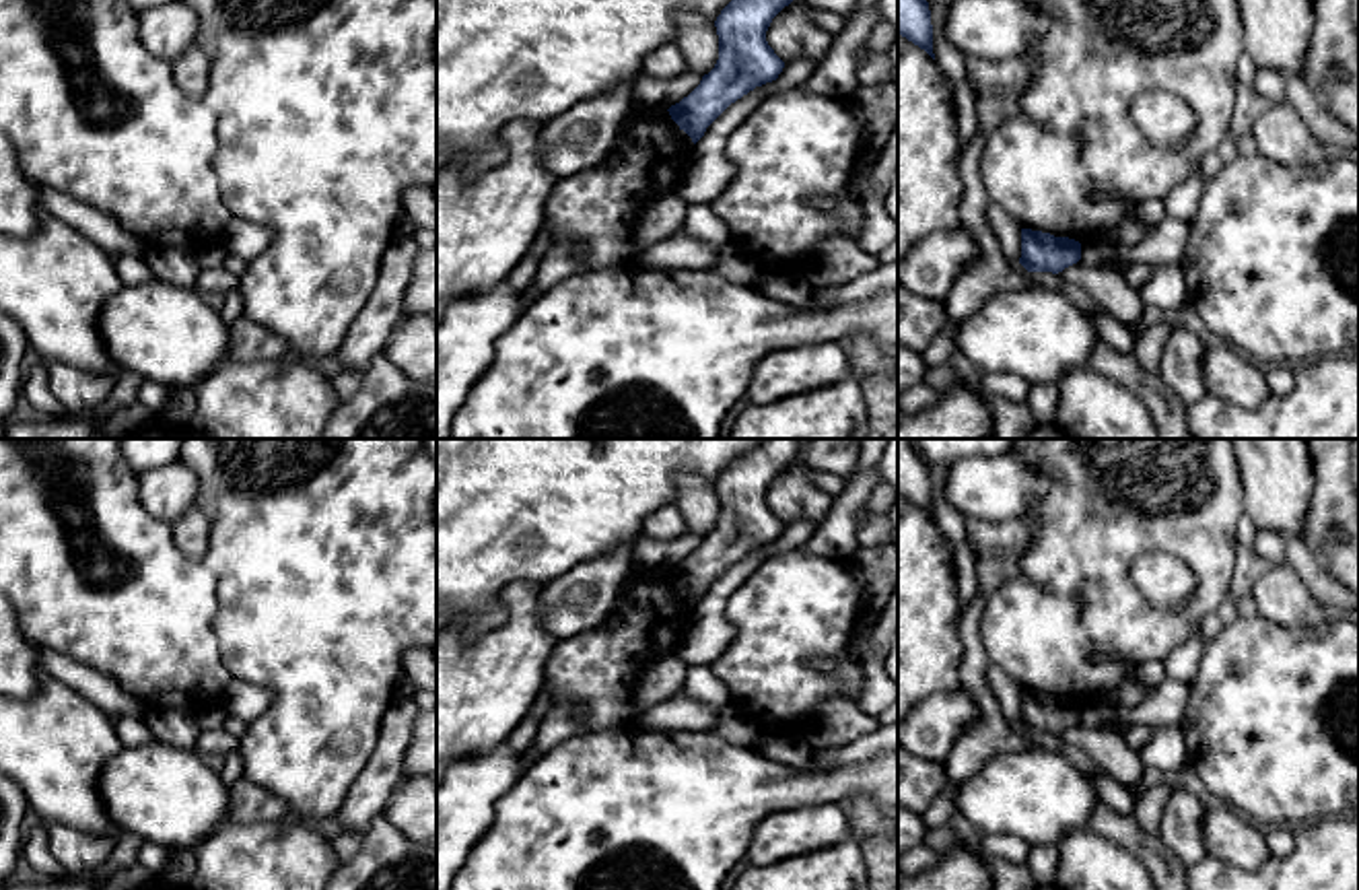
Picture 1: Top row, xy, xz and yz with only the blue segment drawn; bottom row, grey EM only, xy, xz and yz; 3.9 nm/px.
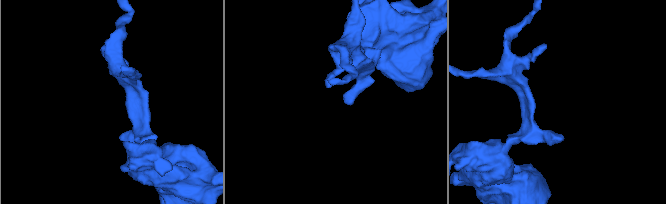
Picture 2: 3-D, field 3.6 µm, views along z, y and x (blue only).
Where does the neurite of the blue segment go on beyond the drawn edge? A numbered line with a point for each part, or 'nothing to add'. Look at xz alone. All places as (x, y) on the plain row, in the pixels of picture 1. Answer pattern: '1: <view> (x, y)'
nothing to add

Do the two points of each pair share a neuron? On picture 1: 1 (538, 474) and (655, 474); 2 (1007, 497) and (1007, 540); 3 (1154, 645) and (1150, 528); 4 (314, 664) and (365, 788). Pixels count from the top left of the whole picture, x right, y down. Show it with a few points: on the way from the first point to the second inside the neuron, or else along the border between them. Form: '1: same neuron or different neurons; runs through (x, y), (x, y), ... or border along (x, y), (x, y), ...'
1: same neuron; runs through (567, 474), (626, 474)
2: different neurons; border along (968, 518), (985, 522), (1026, 520)
3: same neuron; runs through (1125, 617), (1119, 610), (1121, 557)
4: different neurons; border along (379, 728), (373, 752), (334, 812)

